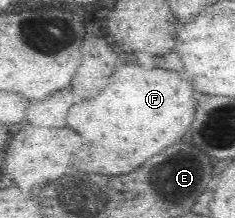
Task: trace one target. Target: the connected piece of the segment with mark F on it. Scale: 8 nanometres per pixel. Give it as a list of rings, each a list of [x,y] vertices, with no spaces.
[[[123,65],[113,71],[109,87],[101,95],[69,109],[67,125],[79,131],[85,141],[81,155],[77,155],[77,167],[83,173],[99,175],[131,173],[149,157],[179,141],[189,131],[193,115],[195,99],[191,83],[177,71]]]

